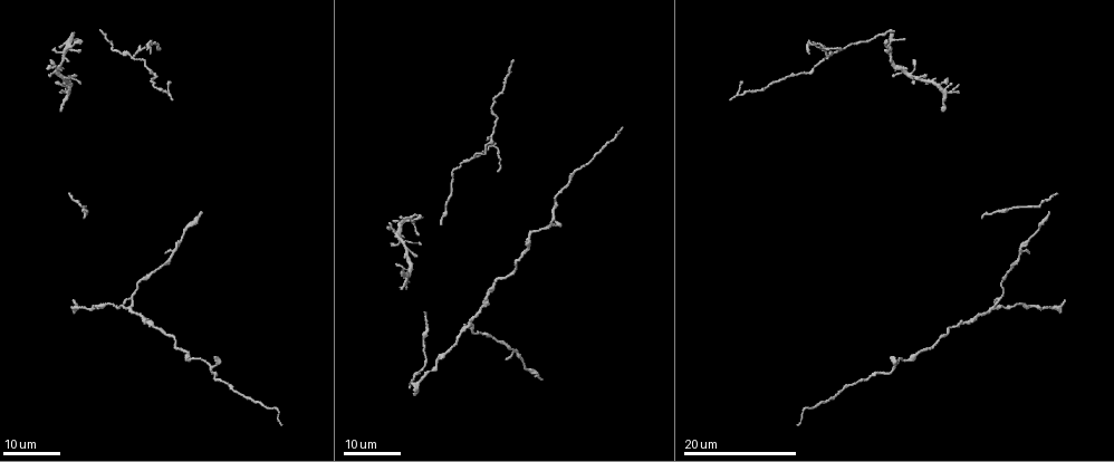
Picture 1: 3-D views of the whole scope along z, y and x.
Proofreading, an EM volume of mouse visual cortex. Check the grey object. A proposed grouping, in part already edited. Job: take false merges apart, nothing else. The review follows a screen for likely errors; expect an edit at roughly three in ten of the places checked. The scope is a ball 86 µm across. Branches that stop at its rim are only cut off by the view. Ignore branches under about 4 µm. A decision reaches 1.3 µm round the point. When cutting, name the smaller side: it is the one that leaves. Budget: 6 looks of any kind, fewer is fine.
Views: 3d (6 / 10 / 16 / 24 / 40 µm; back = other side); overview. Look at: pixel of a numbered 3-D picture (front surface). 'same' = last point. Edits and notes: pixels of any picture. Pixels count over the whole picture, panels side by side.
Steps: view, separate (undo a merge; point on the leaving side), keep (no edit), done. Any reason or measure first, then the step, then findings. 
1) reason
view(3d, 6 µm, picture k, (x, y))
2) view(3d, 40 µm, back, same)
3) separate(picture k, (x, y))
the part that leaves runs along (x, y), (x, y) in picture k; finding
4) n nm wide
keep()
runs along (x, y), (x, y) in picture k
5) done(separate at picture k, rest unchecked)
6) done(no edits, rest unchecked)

small branch off a trunk
view(3d, 16 µm, picture 1, (509, 68))

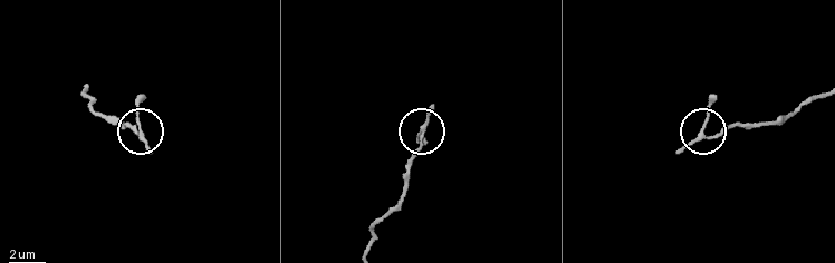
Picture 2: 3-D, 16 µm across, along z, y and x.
zoom in
view(3d, 10 µm, picture 2, (705, 139))

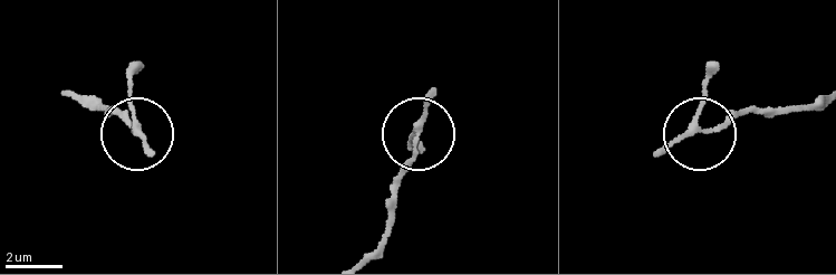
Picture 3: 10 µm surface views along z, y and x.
3 arms
keep()
one neuron here

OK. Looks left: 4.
thick turns thin
view(3d, 24 µm, picture 1, (152, 85))

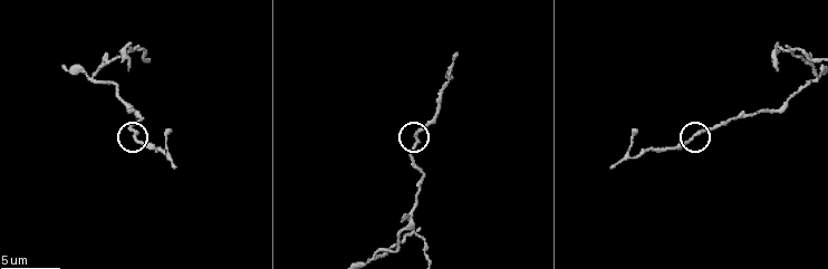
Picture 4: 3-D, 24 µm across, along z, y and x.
view(3d, 10 µm, picture 4, (136, 139))

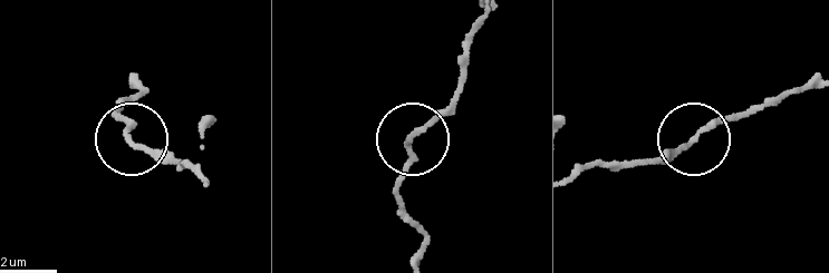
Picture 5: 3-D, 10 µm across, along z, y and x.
other side
view(3d, 10 µm, back, picture 5, (131, 136))

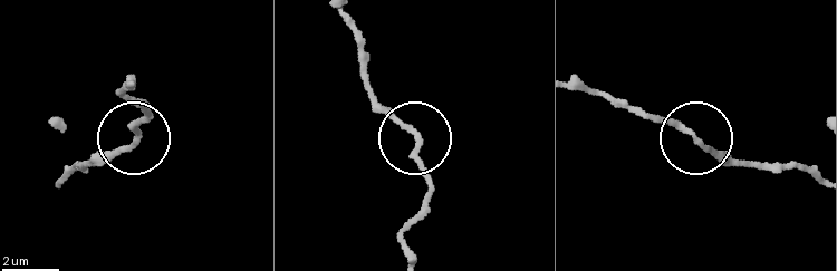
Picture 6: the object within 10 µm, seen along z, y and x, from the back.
200 nm wide
keep()
runs along (574, 80), (631, 112), (674, 122), (744, 164) in picture 6; one neuron here

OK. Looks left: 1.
done(no edits, rest unchecked)

